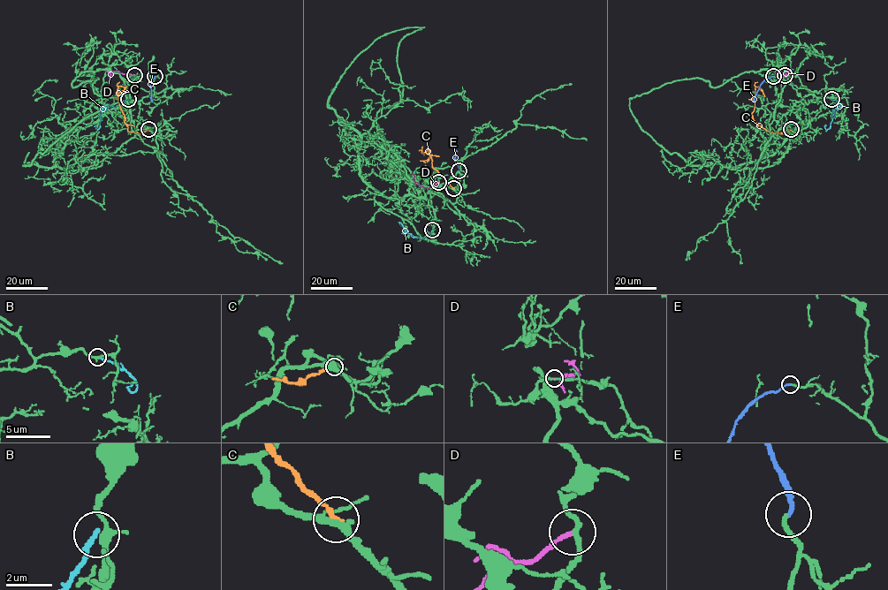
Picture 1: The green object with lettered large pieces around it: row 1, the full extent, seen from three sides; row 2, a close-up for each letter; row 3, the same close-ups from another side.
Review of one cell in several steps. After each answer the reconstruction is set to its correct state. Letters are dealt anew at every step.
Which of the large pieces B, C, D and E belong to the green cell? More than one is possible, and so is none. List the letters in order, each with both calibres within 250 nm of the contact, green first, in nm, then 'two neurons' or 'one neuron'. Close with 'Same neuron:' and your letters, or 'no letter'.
B: 200 nm thick on the green side, 220 nm on the other; two neurons
C: 240 nm thick on the green side, 240 nm on the other; two neurons
D: 190 nm thick on the green side, 180 nm on the other; two neurons
E: 200 nm thick on the green side, 160 nm on the other; one neuron
Same neuron: E

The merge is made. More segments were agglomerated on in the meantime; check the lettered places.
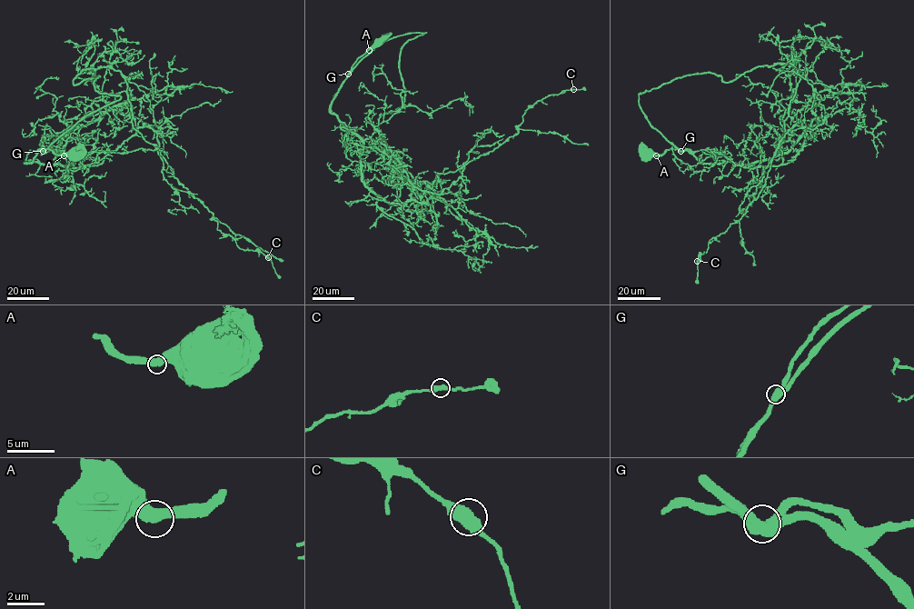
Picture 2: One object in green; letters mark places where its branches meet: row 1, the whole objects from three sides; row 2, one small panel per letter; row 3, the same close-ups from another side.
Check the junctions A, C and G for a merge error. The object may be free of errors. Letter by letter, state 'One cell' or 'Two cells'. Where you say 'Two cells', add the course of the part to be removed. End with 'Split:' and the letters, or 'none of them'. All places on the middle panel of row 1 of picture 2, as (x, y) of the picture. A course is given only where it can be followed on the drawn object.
A: One cell
C: One cell
G: One cell
Split: none of them

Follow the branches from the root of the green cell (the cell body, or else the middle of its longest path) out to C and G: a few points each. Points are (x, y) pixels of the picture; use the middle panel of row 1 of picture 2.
C: (379, 43), (330, 112), (384, 144), (422, 191), (441, 194), (514, 135), (530, 106), (572, 89)
G: (379, 43), (357, 60), (348, 74)

